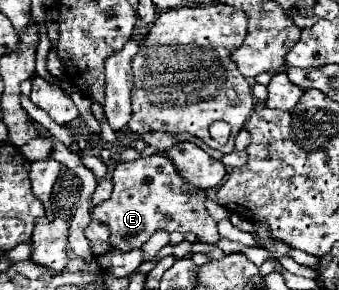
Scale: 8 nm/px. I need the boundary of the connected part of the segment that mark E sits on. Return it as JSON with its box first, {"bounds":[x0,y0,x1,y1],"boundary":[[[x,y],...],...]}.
{"bounds":[93,156,221,252],"boundary":[[[147,156],[133,162],[123,162],[113,170],[113,194],[109,200],[93,208],[93,218],[107,224],[111,232],[111,246],[123,252],[141,248],[153,232],[193,232],[201,242],[215,244],[221,236],[217,222],[207,214],[205,190],[189,190],[185,180],[177,174],[173,162],[165,156]]]}

